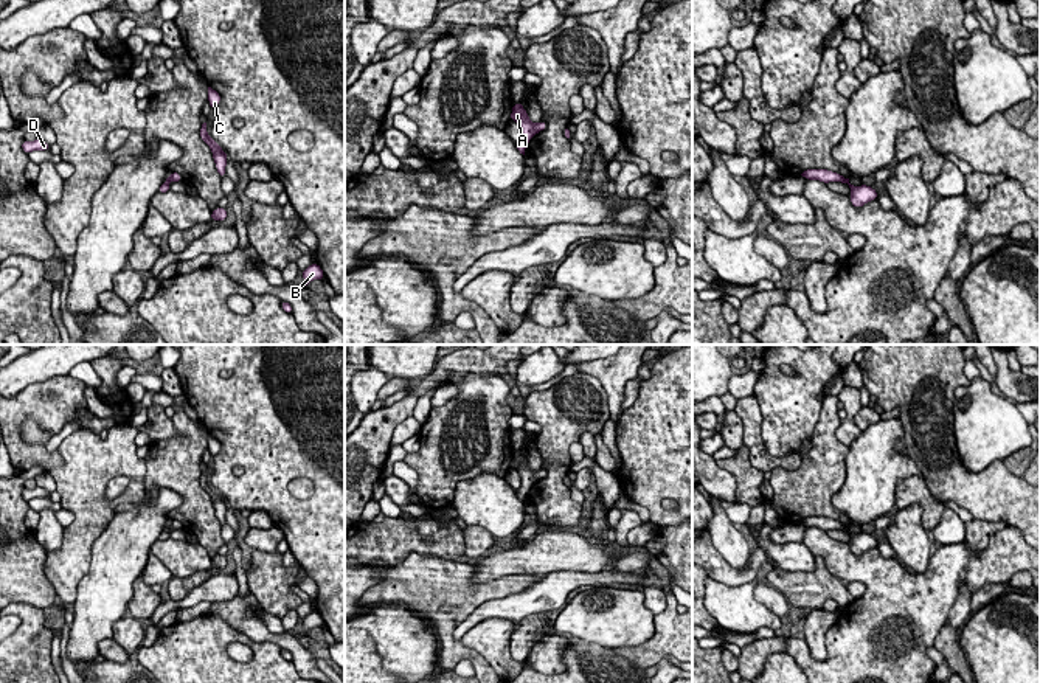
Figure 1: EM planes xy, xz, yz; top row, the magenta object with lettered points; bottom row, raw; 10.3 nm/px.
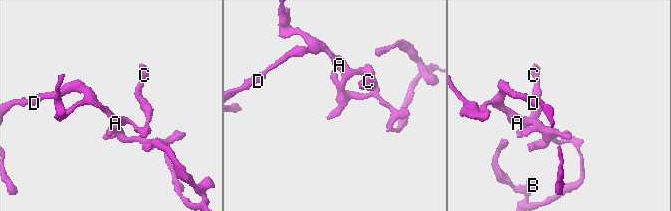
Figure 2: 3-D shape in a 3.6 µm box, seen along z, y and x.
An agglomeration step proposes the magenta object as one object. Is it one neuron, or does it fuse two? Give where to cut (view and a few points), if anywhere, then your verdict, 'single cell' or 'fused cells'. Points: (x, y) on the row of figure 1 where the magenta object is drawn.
no cut | single cell

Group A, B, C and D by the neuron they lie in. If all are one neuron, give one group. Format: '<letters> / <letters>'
A B C D

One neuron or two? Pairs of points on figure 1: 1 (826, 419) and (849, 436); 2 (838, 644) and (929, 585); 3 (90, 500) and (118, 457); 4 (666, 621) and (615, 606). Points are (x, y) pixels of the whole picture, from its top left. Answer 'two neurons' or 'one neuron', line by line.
1: two neurons
2: one neuron
3: one neuron
4: two neurons

